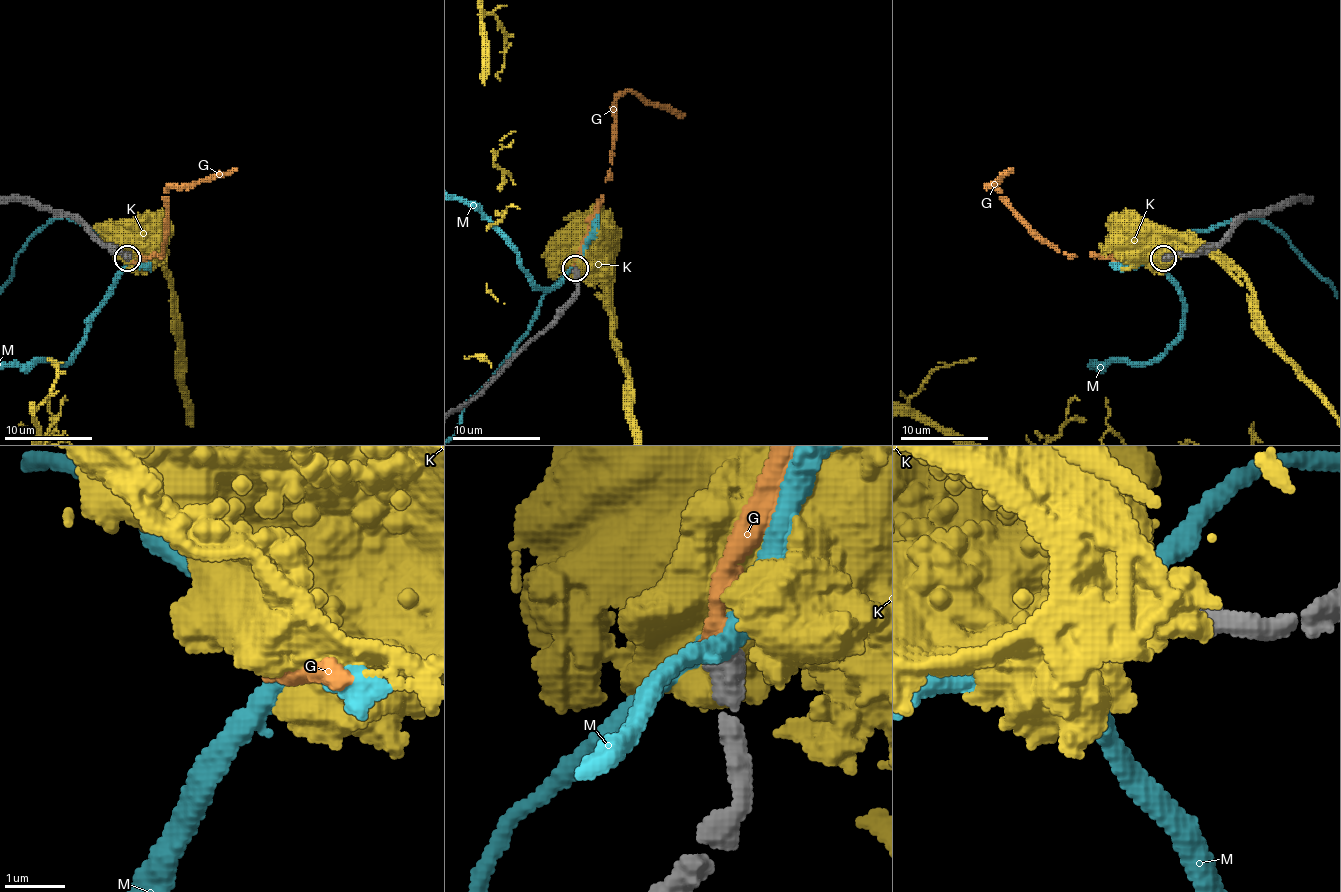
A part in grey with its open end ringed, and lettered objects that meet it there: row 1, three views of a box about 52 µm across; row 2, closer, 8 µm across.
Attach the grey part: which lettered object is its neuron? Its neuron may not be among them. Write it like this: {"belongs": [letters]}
{"belongs": ["G"]}

